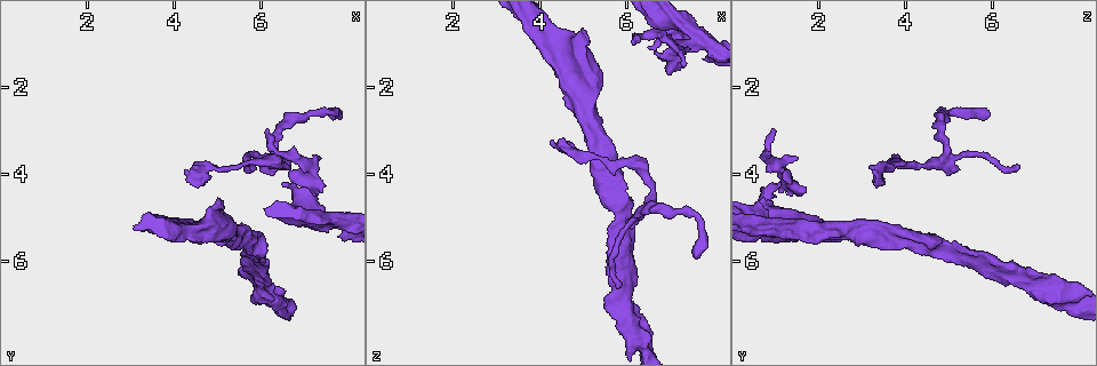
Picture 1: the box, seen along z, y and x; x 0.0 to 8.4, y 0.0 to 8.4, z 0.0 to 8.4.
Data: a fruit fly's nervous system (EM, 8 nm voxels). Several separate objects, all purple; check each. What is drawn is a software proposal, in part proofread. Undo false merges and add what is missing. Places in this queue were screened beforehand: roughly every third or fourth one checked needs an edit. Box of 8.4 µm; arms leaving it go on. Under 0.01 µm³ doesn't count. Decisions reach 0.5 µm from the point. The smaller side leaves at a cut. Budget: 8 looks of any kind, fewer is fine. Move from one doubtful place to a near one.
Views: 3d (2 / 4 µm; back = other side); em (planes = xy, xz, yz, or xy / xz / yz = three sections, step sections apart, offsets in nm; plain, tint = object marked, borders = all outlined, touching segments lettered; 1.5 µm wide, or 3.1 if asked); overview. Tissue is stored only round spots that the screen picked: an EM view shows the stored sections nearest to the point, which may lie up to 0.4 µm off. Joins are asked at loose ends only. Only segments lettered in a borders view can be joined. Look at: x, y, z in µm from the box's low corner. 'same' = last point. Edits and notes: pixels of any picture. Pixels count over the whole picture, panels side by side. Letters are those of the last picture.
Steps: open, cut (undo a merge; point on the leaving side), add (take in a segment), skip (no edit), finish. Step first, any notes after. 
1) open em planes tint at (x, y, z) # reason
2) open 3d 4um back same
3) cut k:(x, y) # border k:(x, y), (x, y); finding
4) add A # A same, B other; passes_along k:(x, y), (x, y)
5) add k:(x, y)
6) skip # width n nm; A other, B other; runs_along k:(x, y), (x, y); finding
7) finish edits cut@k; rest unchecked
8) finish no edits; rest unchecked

open em xy step 8 tint at (6.10, 2.95, 0.95) # thin end

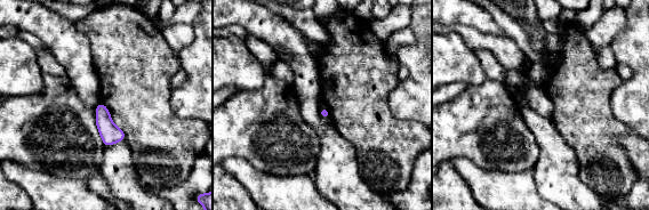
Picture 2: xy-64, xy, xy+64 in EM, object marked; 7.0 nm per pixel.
open em planes borders same

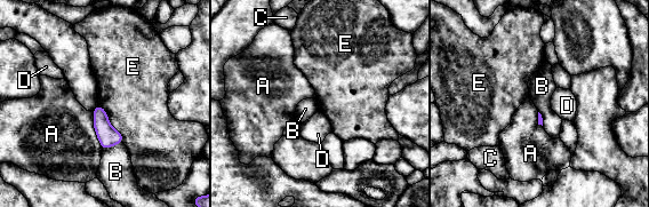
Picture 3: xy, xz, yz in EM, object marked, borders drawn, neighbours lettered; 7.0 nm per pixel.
skip # longest_contact E 320 nm; A other, B other, C other, D other, E other; none of them fits

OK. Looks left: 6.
open em planes borders at (7.65, 2.65, 5.90) # branch stops here

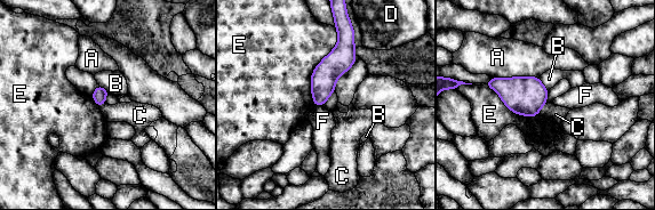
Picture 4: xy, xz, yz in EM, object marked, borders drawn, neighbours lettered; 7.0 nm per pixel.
skip # A other, B other, C other, D other, E other, F other; runs_along 4:(343, 34), (317, 103); no lettered segment goes on from it

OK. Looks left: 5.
open em xy step 4 borders at (5.85, 3.90, 6.65) # branch stops here

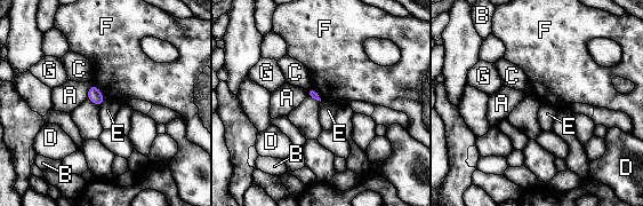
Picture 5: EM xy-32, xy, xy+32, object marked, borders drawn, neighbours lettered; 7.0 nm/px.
skip # A other, B other, C other, D other, E other, F other, G other; border 5:(93, 85), (105, 98); none of them fits

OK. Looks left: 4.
finish no edits; rest unchecked

